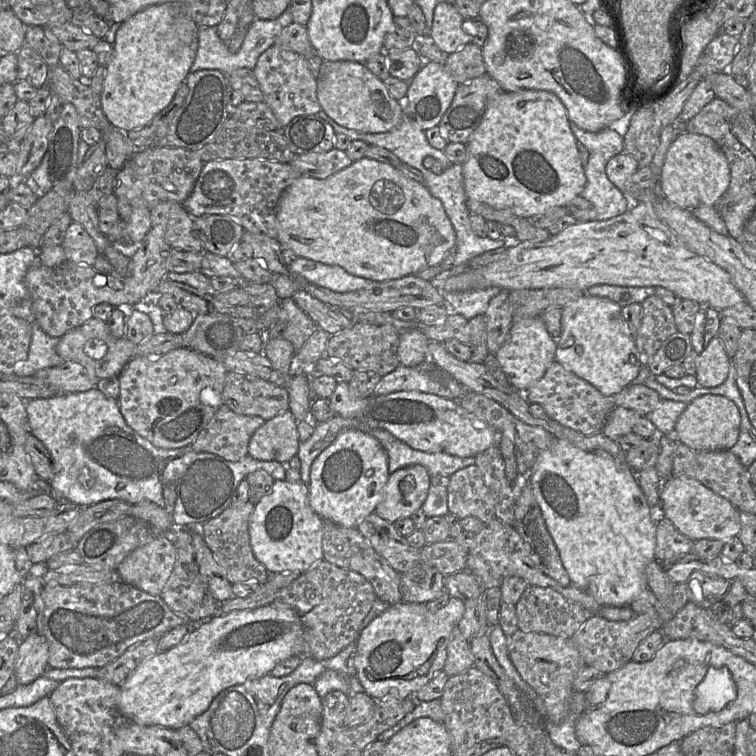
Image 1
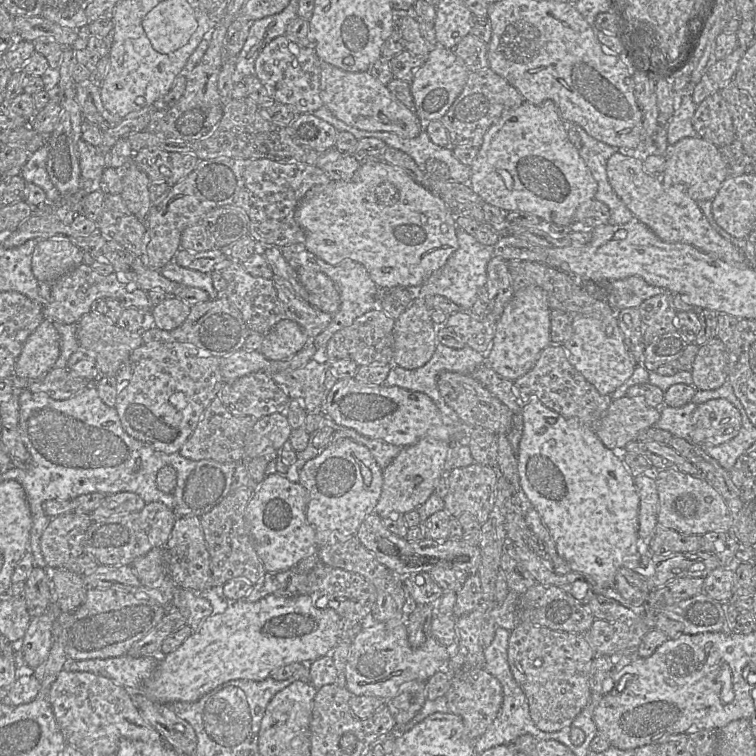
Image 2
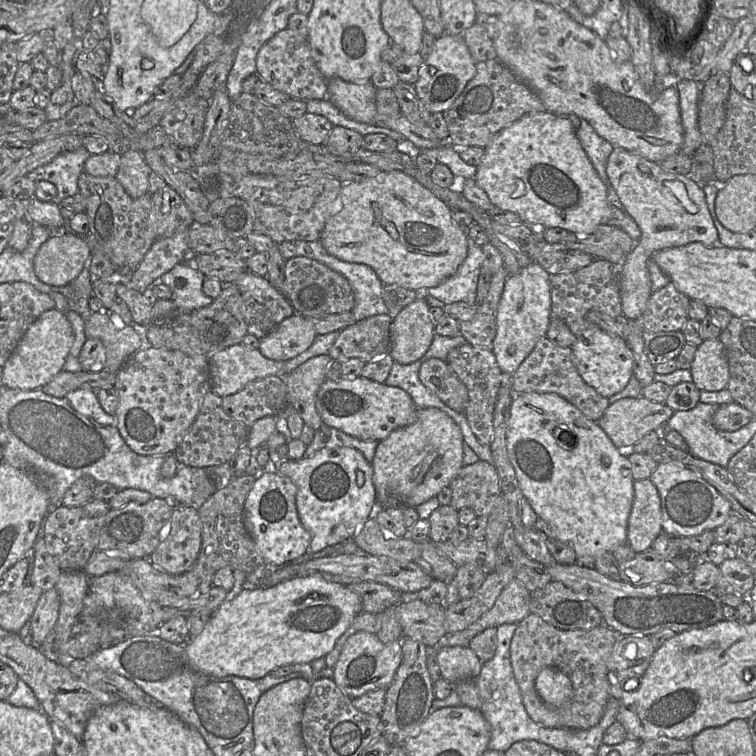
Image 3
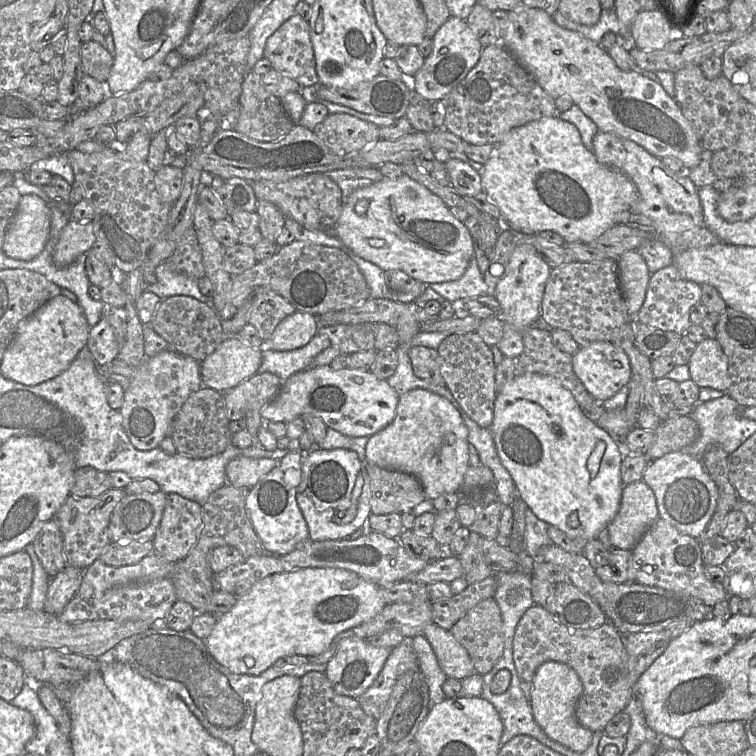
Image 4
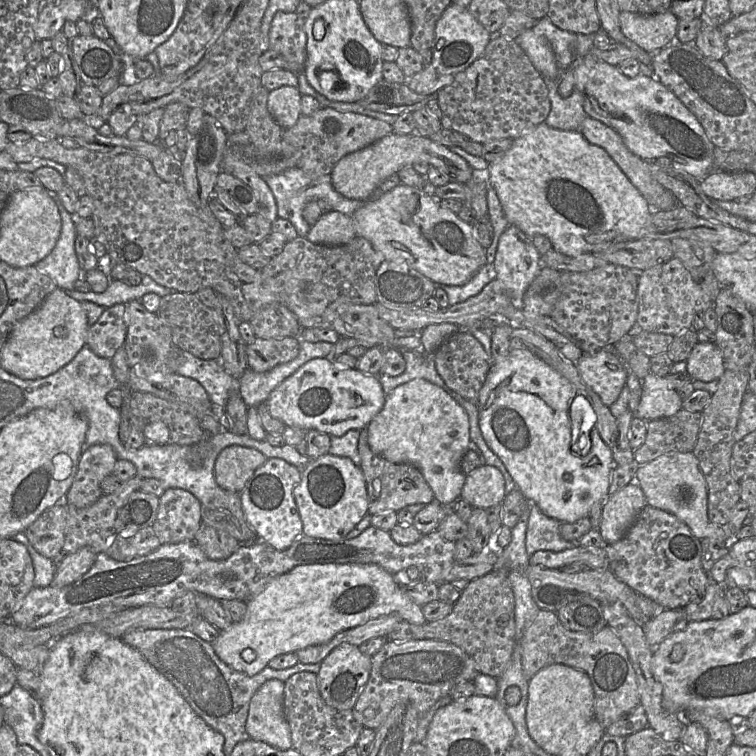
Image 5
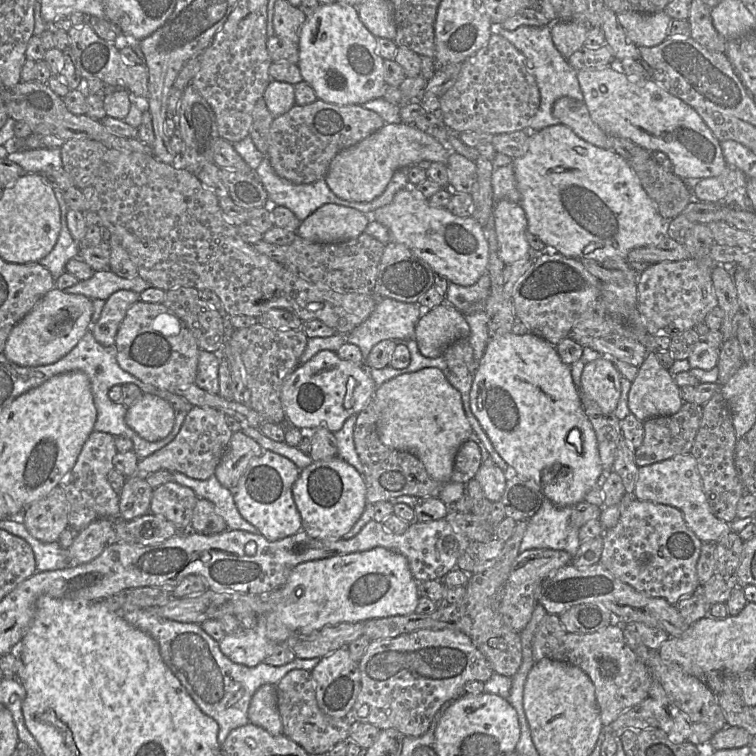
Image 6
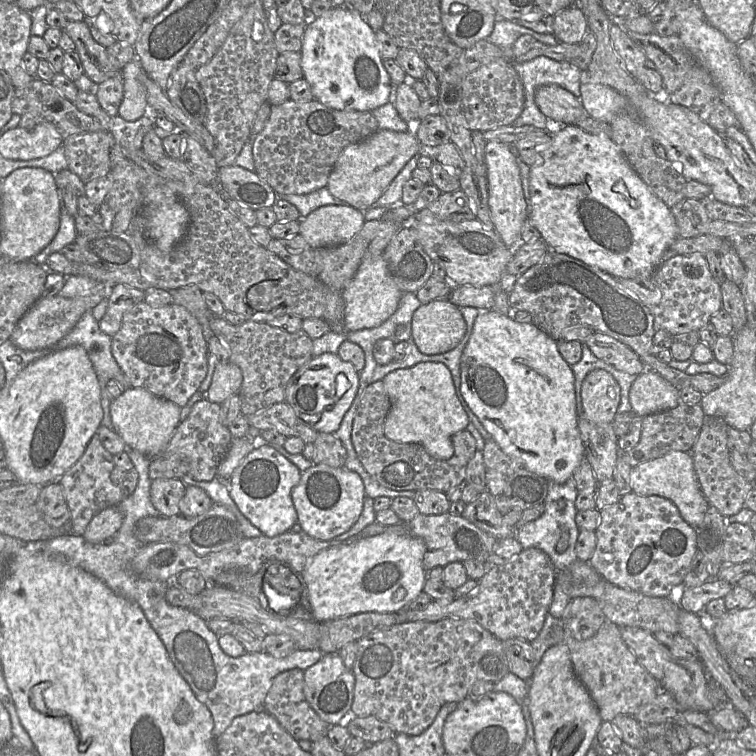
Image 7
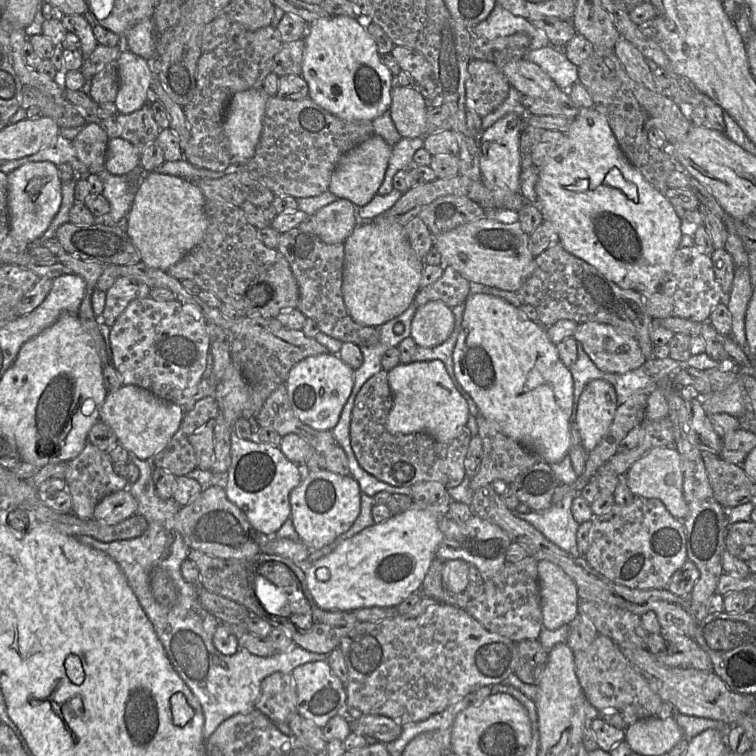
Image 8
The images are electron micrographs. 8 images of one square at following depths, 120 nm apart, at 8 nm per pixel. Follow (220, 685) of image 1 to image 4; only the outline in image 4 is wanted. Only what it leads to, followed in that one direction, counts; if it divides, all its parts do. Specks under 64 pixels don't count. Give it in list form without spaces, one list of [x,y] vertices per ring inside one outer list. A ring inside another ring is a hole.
[[[300,568],[270,575],[237,597],[235,605],[216,618],[210,635],[203,640],[217,663],[233,674],[260,675],[278,659],[292,655],[311,657],[326,651],[339,633],[358,626],[380,613],[386,602],[379,587],[356,573],[338,568]]]

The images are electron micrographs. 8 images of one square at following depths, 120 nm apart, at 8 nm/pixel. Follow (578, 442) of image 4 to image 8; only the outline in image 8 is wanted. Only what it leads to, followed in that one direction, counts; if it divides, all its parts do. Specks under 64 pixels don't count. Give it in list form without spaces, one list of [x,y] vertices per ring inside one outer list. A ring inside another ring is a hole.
[[[474,293],[467,297],[464,305],[461,330],[453,350],[454,373],[458,382],[471,396],[479,411],[486,417],[496,421],[508,436],[549,464],[561,461],[568,454],[571,444],[569,420],[572,413],[574,382],[569,368],[564,365],[559,357],[556,344],[548,338],[545,328],[539,322],[530,320],[519,307],[510,304],[503,298],[486,293]]]

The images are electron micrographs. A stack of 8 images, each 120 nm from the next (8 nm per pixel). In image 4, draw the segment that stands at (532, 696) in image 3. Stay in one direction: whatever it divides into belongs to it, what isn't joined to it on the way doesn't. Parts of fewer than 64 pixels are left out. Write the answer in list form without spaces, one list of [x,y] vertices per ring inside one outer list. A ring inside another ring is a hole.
[[[533,605],[517,624],[513,637],[513,661],[520,688],[528,701],[534,673],[544,662],[561,662],[575,670],[583,685],[575,706],[575,718],[593,733],[604,731],[608,722],[625,709],[634,693],[627,669],[624,636],[610,622],[593,629],[568,628],[542,606]]]

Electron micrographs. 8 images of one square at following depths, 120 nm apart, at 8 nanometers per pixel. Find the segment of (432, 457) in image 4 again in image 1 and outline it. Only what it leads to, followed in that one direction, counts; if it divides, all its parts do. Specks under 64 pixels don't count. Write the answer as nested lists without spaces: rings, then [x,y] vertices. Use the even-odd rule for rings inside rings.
[[[422,465],[400,468],[389,474],[383,497],[375,512],[382,519],[394,523],[410,517],[427,498],[431,475]]]

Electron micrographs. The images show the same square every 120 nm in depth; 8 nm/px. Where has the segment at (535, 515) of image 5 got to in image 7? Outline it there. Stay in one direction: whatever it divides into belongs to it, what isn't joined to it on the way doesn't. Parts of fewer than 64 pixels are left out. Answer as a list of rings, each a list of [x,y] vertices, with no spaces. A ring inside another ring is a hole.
[[[573,477],[564,483],[558,483],[549,480],[549,488],[546,499],[544,501],[545,511],[536,520],[523,523],[523,526],[515,527],[515,539],[519,541],[524,549],[536,548],[546,553],[556,571],[568,569],[571,564],[578,560],[575,547],[579,536],[580,529],[575,522],[577,509],[575,506],[578,496],[578,489]],[[562,533],[568,533],[568,548],[564,552],[557,552],[556,544]]]

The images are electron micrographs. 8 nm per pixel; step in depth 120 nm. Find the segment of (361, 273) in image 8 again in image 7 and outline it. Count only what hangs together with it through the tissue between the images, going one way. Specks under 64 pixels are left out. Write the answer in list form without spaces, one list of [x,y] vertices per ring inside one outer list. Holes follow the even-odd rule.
[[[366,253],[351,280],[341,292],[345,302],[345,331],[376,328],[397,310],[403,292],[392,279],[383,254]]]

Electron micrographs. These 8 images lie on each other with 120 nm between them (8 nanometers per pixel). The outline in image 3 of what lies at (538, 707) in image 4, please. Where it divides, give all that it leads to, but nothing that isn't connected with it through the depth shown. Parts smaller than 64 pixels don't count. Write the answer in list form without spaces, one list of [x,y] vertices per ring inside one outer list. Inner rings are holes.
[[[544,667],[539,671],[535,689],[541,700],[550,707],[564,705],[573,695],[570,678],[555,667]]]

